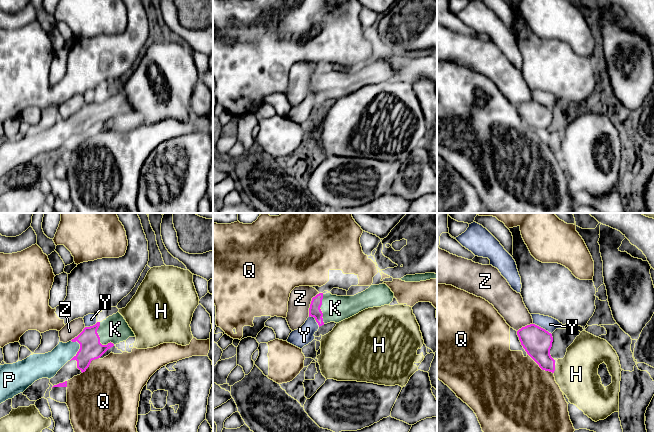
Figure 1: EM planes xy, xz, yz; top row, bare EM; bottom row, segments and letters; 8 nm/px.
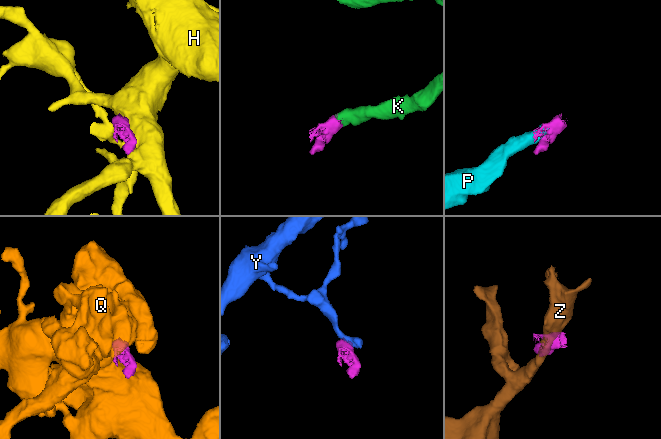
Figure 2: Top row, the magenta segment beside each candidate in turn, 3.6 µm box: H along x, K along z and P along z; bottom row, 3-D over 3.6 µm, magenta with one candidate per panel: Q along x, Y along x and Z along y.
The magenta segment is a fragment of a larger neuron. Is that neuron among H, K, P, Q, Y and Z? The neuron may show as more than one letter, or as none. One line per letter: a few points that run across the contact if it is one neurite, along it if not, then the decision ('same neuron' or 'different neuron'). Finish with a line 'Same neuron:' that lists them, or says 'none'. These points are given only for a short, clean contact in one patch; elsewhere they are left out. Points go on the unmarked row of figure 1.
H: different neuron
K: line xy (90, 125), (99, 115), (115, 105); same neuron
P: same neuron
Q: different neuron
Y: line yz (533, 99), (551, 110); different neuron
Z: different neuron
Same neuron: K, P

